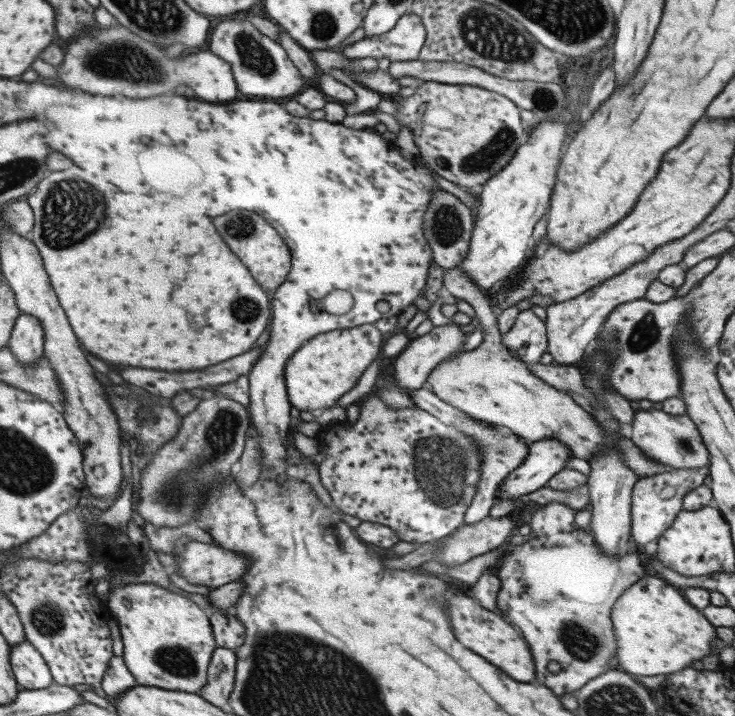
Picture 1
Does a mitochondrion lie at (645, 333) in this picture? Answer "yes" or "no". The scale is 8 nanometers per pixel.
yes

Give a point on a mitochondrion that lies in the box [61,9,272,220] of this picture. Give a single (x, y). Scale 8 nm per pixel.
(125, 62)

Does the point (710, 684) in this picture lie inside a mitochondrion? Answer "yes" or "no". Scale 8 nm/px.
no

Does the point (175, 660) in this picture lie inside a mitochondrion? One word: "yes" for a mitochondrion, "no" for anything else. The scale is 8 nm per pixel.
yes

